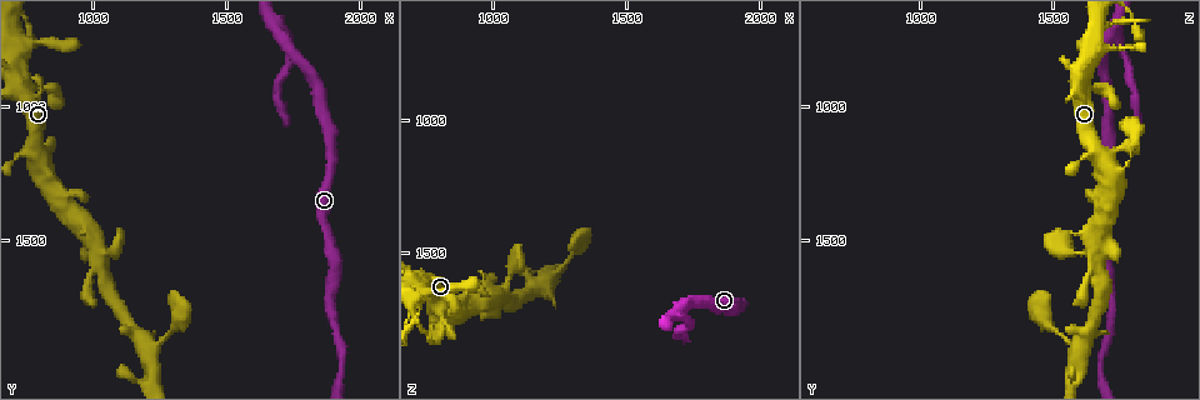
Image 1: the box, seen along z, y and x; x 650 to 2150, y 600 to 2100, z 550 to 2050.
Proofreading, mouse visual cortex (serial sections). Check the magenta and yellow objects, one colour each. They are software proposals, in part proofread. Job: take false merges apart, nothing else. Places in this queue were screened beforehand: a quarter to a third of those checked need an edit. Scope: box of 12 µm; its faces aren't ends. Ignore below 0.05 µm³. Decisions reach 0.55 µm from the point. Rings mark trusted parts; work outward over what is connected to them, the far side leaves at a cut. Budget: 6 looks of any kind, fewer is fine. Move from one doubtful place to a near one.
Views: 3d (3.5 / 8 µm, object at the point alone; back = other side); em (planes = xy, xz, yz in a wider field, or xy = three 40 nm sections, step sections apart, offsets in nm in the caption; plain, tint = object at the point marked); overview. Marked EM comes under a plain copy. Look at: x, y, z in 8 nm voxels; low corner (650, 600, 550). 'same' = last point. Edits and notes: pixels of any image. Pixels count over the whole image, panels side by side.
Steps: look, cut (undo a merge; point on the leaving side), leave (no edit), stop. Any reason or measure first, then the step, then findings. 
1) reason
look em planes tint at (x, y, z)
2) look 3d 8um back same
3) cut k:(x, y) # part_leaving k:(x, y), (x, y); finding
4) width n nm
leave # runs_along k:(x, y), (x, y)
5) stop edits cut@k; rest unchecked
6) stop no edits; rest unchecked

look 3d 3.5um at (1710, 750, 1710)

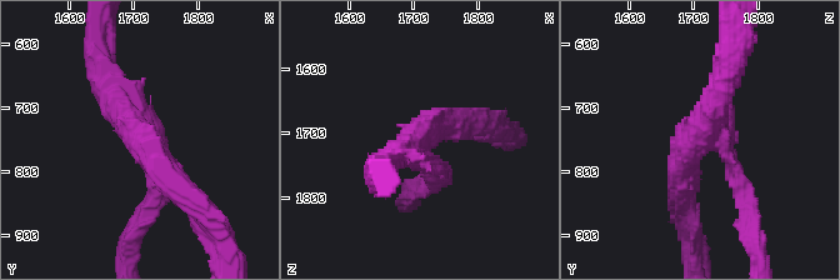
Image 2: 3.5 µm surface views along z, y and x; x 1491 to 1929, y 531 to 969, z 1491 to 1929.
shape alone is not enough
look em planes tint at (1715, 750, 1705)

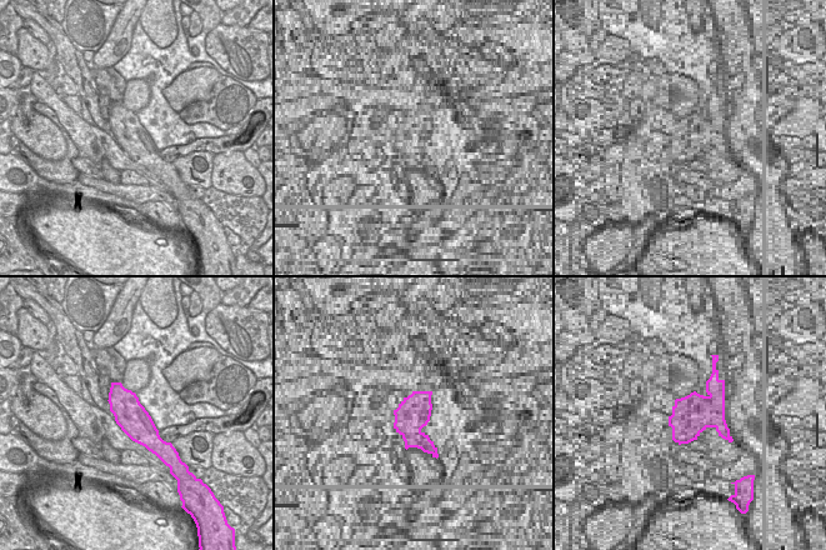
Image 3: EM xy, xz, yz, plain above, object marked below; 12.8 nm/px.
cut 2:(735, 183) # part_leaving 2:(718, 141), (740, 188), (755, 245); a second cell is stuck on

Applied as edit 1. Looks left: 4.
sharp bend
look 3d 3.5um at (780, 1240, 1750)

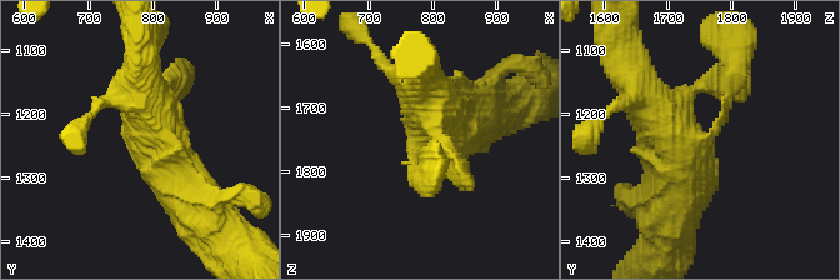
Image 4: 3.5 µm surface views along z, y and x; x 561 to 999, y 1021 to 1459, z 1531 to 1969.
arms 4; arm_widths 100, 200, 500, 500 nm
look em planes tint at (775, 1235, 1750)

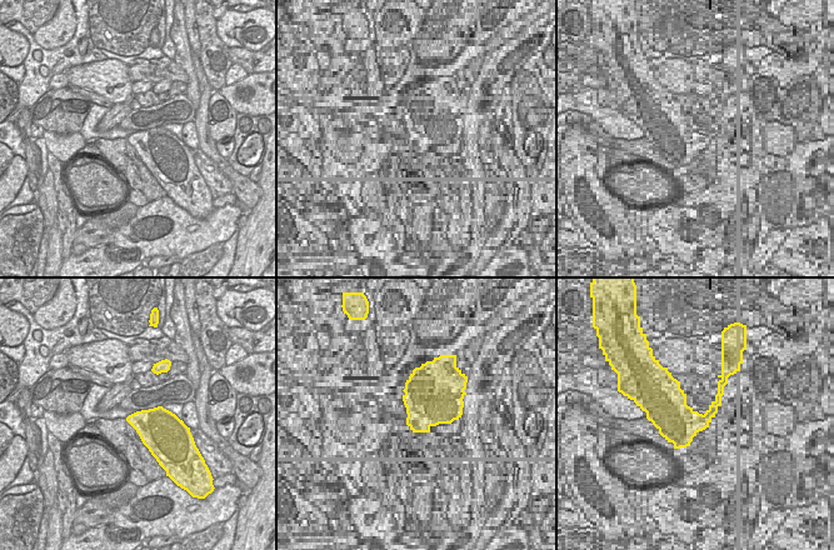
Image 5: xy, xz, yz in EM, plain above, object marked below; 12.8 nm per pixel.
width 440 nm
leave # runs_along 4:(139, 78), (158, 150), (196, 215); one cell here

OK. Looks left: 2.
stop edits cut@2; rest unchecked

